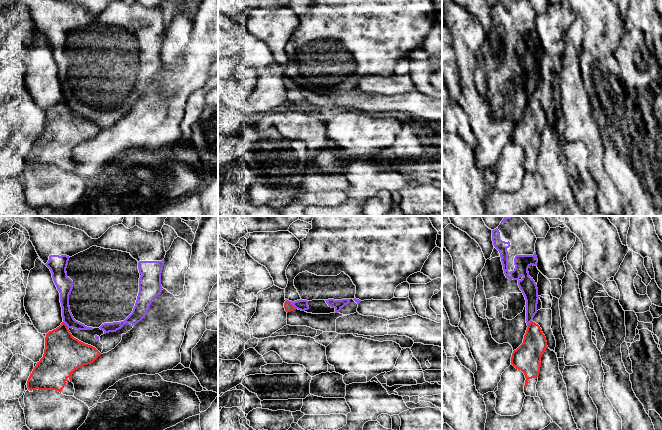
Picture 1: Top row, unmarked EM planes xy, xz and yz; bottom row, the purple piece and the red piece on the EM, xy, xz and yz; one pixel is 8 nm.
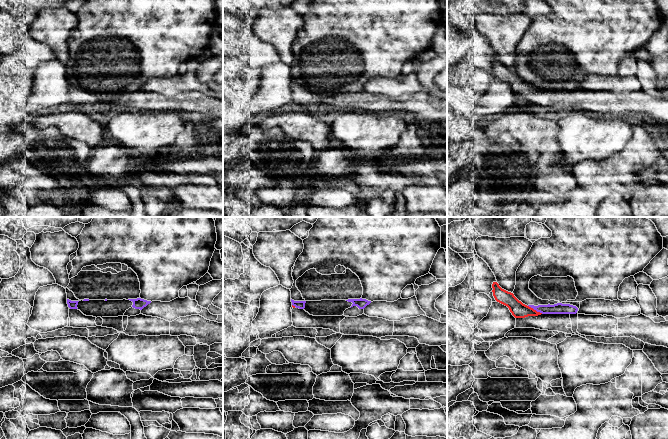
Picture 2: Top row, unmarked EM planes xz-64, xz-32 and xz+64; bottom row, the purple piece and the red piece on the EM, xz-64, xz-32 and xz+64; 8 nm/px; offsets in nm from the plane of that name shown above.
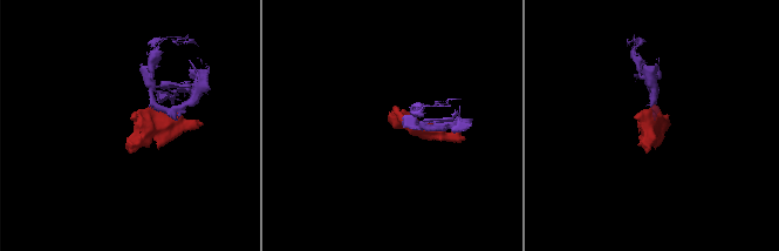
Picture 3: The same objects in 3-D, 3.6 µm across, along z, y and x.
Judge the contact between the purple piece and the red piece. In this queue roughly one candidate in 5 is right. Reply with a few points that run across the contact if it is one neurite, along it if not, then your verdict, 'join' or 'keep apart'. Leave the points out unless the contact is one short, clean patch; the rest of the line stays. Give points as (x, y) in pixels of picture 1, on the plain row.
line xz (286, 76), (296, 84); keep apart

